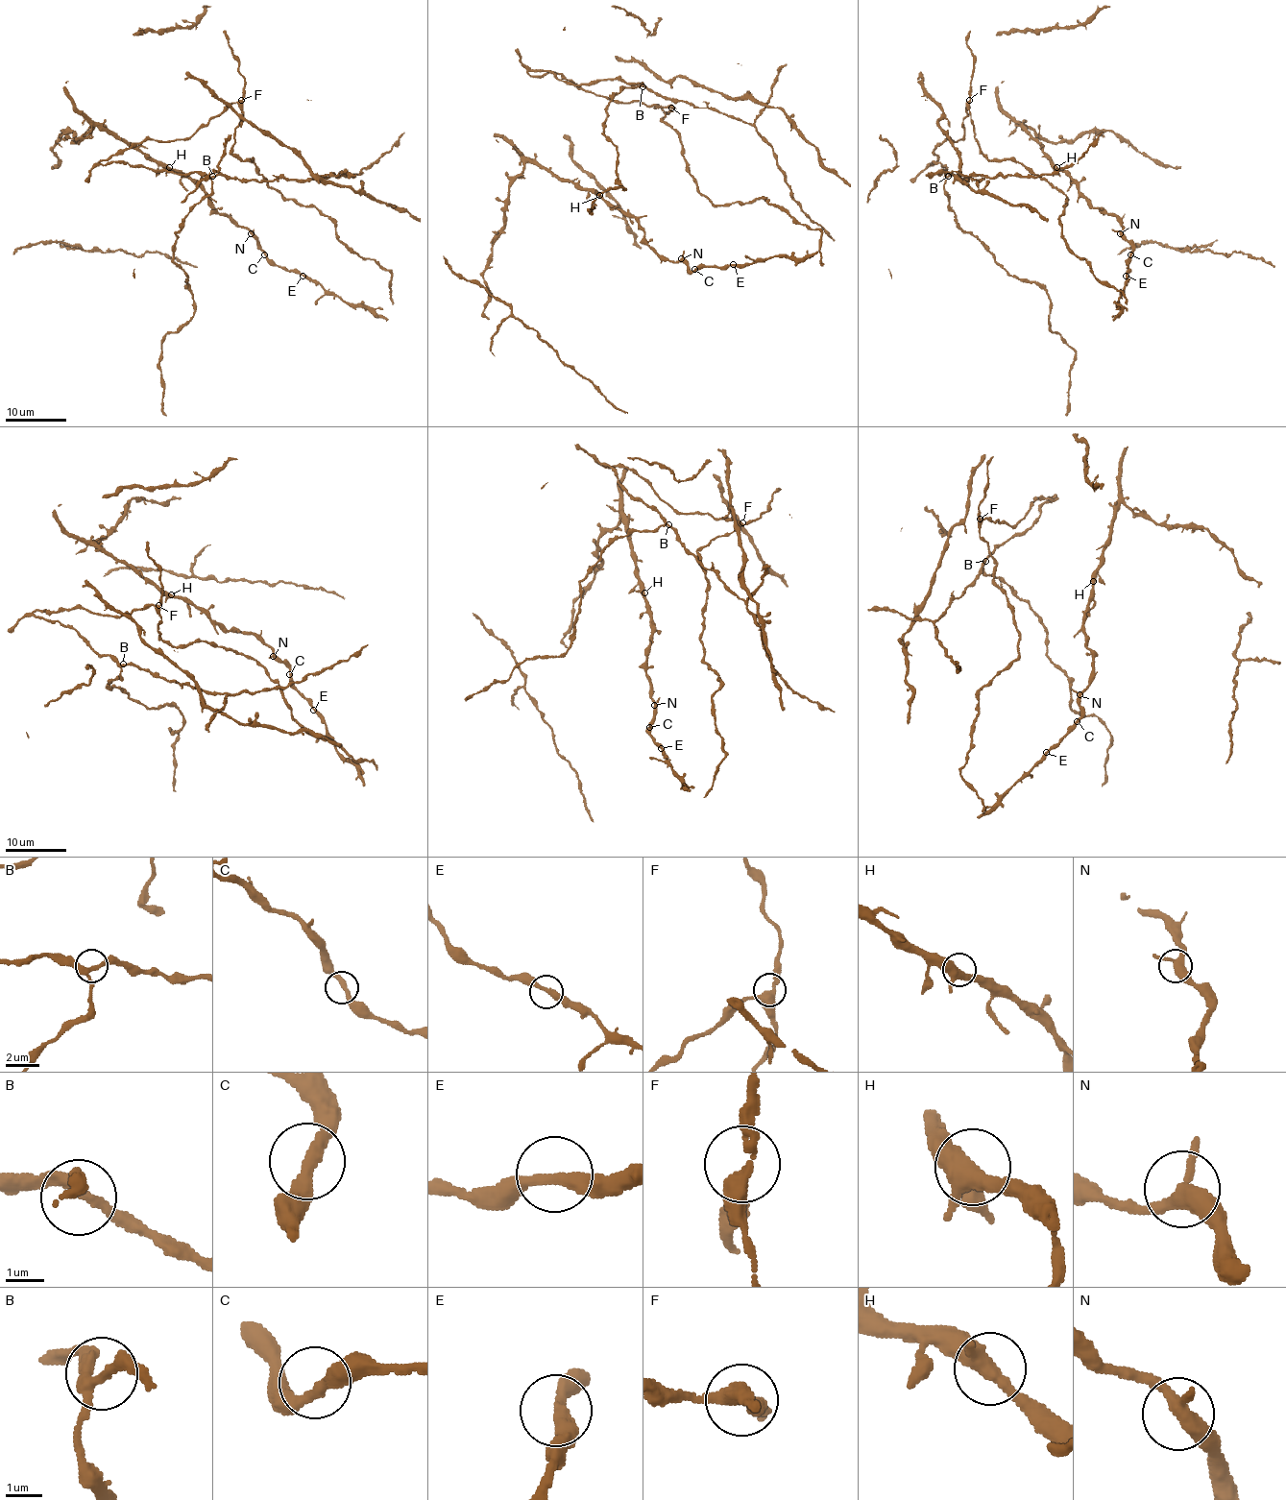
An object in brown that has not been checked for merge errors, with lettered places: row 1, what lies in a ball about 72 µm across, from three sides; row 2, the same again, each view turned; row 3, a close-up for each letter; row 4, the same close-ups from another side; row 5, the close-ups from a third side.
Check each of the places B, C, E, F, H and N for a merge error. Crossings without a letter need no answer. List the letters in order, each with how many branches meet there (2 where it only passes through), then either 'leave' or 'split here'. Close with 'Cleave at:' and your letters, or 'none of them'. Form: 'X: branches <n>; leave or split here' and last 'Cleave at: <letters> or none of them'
B: branches 3; leave
C: branches 2; leave
E: branches 2; leave
F: branches 3; leave
H: branches 3; leave
N: branches 3; leave
Cleave at: none of them

